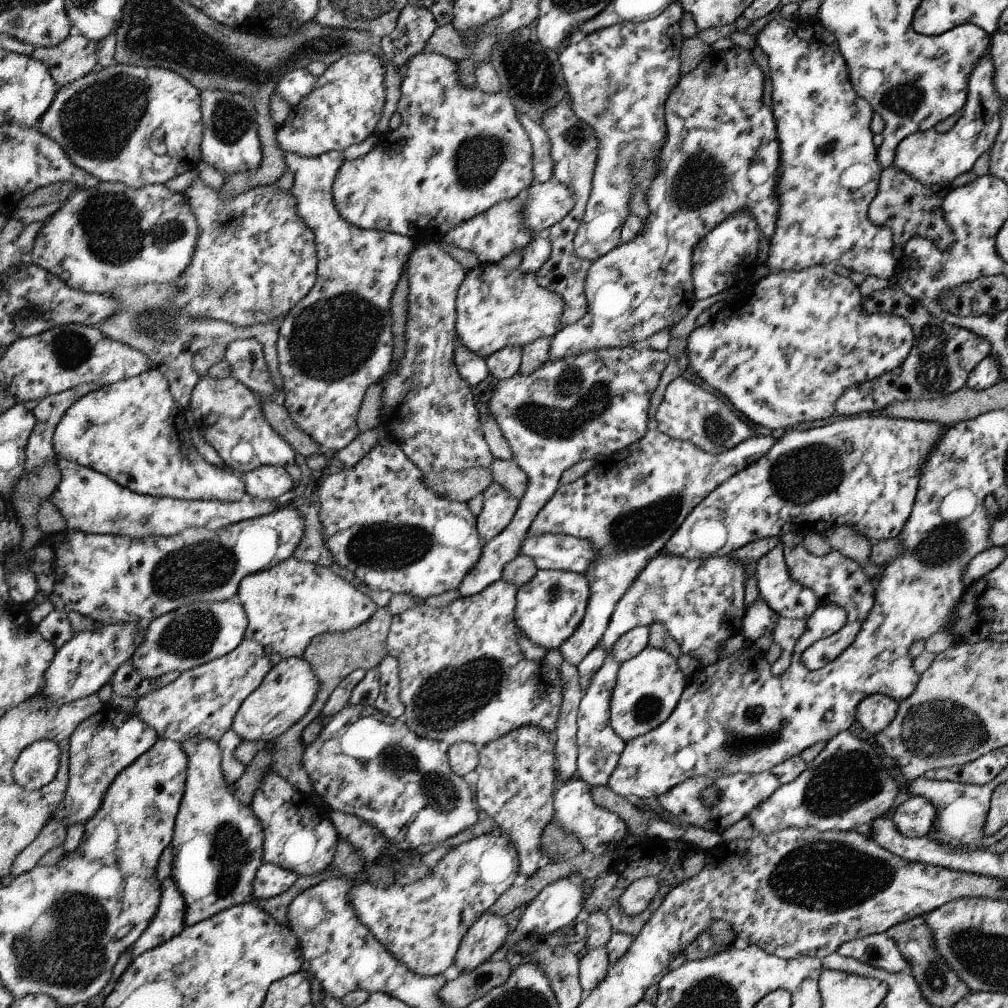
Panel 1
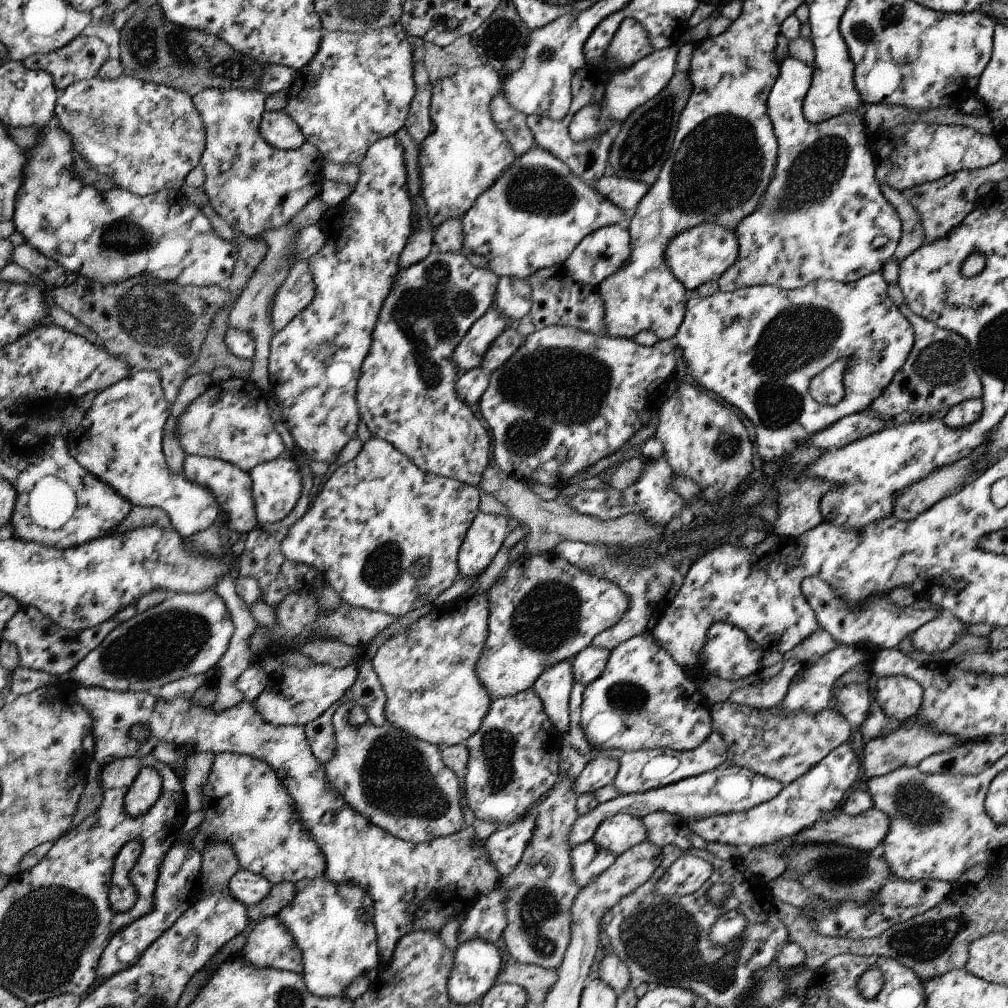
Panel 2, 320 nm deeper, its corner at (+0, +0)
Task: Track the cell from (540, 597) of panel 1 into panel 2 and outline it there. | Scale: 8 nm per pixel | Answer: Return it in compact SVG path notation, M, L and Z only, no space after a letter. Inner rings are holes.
M555 550L542 551L541 553L534 554L522 554L518 559L513 560L507 569L500 574L497 581L491 586L487 592L487 599L489 604L492 604L492 620L488 622L488 628L492 628L492 636L487 636L488 644L484 644L484 656L480 655L480 682L484 685L484 688L491 694L491 699L503 699L504 697L514 696L522 691L527 691L532 688L539 679L539 676L543 674L547 668L554 666L556 663L562 663L563 661L570 661L582 649L590 646L595 636L600 635L606 631L607 628L614 626L624 616L624 613L628 610L631 604L630 597L626 591L623 591L615 582L606 580L604 577L593 575L590 571L578 568L576 565L570 564L567 560L564 560Z

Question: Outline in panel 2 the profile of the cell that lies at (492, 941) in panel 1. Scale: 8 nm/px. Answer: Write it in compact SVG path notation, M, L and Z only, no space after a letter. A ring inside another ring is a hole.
M484 939L463 942L454 951L455 968L450 978L450 997L452 1005L464 1007L479 1002L492 987L496 986L499 980L498 974L502 970L502 960L498 946Z

